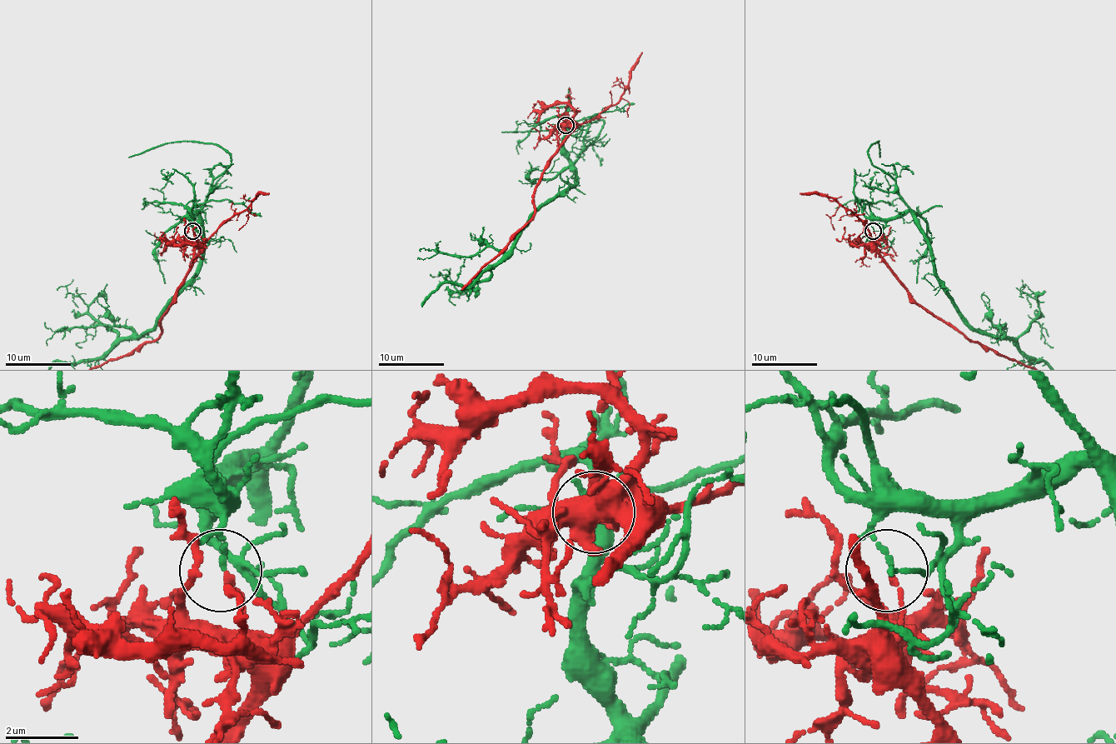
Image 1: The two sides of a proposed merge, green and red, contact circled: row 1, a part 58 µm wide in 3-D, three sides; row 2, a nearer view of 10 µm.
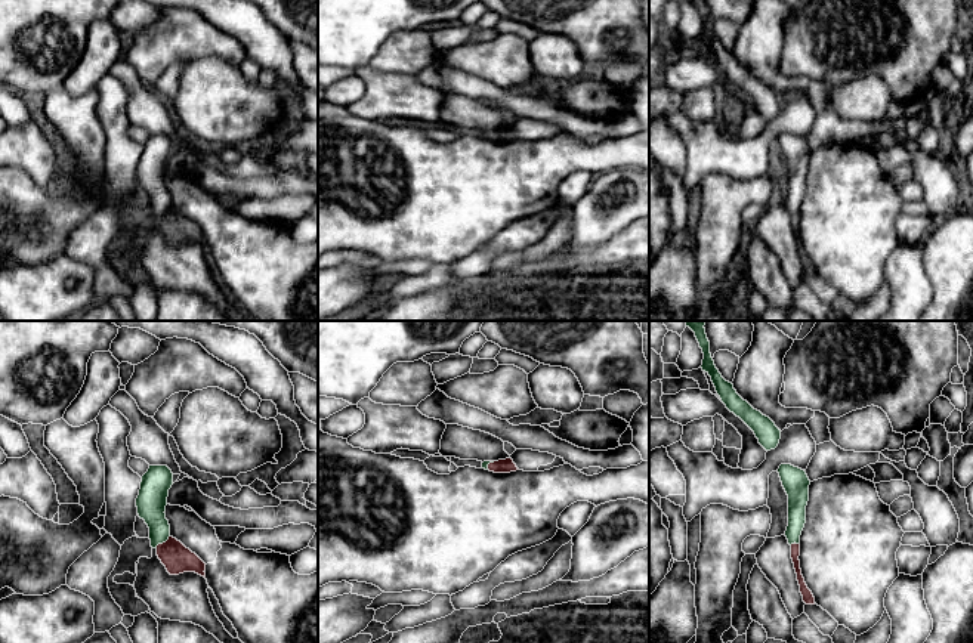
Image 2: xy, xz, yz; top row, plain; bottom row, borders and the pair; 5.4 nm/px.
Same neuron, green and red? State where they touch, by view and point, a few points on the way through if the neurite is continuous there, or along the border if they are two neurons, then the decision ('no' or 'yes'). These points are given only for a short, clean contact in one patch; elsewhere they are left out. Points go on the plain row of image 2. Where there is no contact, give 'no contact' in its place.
xy (163, 210) | along xy (169, 204), (156, 216) | no

